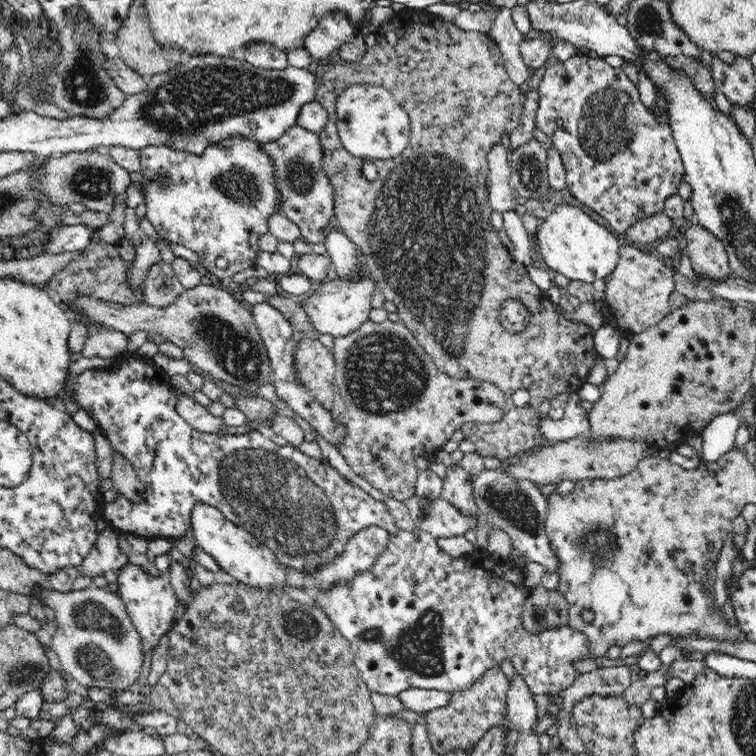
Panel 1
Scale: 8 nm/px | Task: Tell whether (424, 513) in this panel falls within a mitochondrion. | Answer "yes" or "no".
no

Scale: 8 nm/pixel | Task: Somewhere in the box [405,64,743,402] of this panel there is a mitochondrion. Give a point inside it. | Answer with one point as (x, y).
(608, 123)

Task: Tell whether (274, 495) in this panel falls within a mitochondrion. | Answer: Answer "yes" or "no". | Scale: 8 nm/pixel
yes

